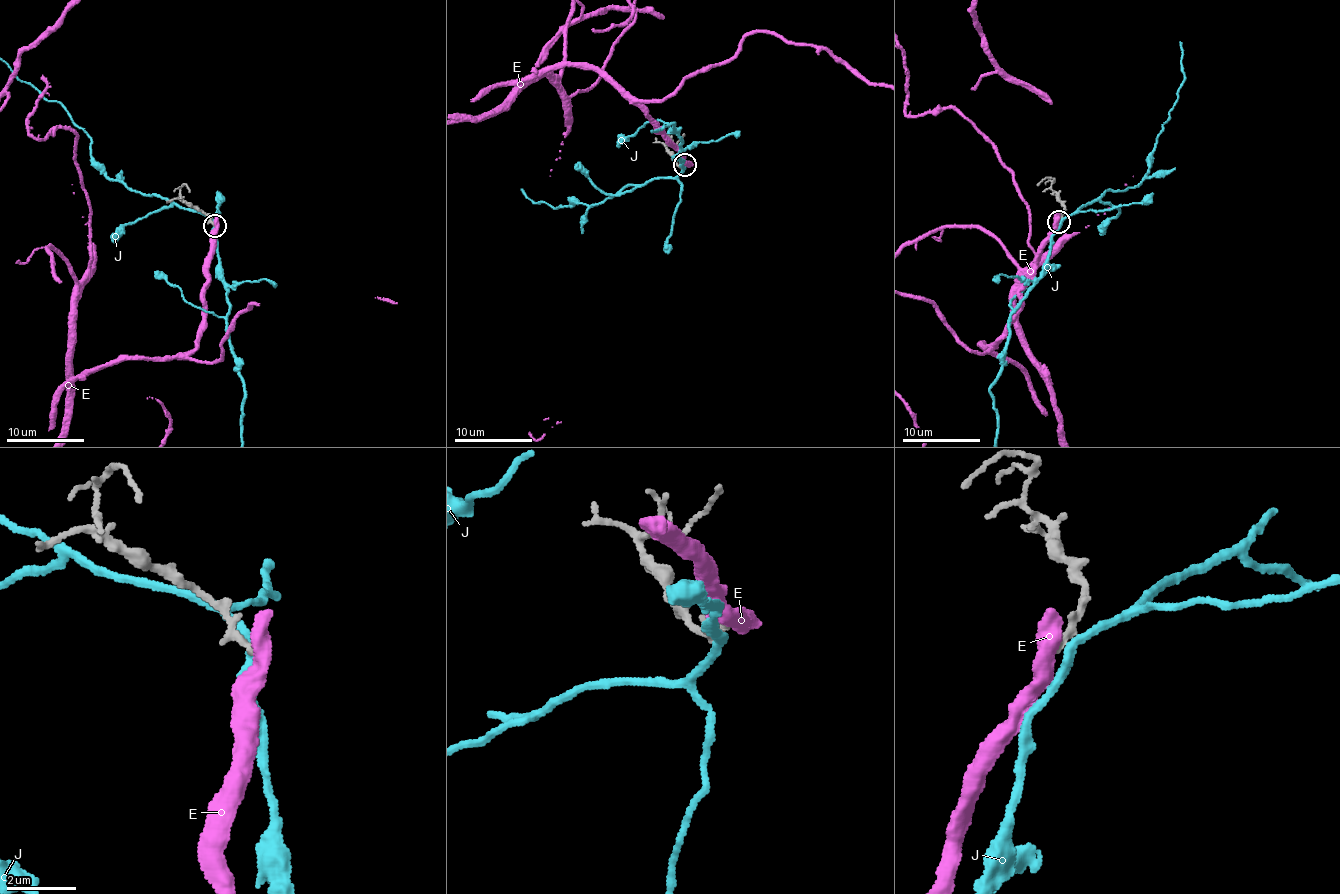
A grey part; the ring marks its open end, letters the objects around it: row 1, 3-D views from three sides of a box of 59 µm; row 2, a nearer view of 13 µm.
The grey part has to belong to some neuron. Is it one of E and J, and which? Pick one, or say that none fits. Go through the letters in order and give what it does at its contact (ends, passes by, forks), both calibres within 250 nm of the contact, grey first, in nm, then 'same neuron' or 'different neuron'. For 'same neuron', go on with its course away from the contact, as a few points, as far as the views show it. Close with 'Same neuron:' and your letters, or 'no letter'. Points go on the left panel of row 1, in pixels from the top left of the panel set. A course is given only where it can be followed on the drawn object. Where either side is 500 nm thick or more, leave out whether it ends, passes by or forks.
E: 150 nm thick on the grey side, 650 nm on the other; different neuron
J: it passes by; 280 nm thick on the grey side, 260 nm on the other; different neuron
Same neuron: no letter

